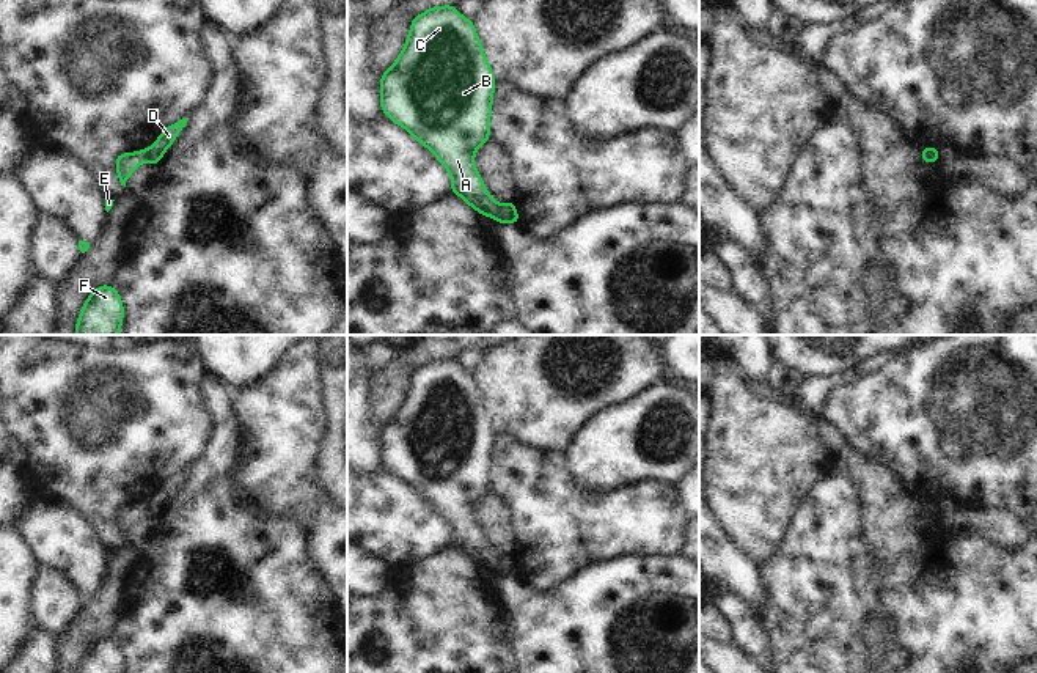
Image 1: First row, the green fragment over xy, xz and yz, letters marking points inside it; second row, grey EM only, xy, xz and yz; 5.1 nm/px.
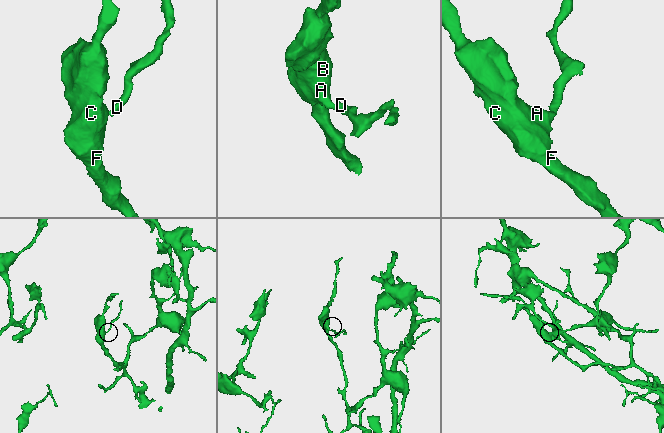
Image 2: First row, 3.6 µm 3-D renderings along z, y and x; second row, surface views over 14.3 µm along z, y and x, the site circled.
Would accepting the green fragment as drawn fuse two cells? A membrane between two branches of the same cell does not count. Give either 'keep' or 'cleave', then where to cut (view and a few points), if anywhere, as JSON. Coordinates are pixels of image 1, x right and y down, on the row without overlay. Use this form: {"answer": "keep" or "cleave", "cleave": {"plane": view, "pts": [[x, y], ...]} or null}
{"answer": "cleave", "cleave": {"plane": "xz", "pts": [[500, 557], [495, 571]]}}

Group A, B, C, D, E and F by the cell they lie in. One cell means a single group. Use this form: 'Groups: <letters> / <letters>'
Groups: A B C E F / D

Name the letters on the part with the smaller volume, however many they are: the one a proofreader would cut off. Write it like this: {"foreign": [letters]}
{"foreign": ["D"]}

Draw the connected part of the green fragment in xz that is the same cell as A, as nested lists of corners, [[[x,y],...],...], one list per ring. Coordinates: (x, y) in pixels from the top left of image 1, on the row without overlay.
[[[454,357],[432,359],[415,368],[399,409],[380,428],[382,464],[435,506],[451,528],[454,547],[497,572],[500,555],[489,547],[475,519],[476,503],[490,492],[495,439],[475,374],[464,370]]]

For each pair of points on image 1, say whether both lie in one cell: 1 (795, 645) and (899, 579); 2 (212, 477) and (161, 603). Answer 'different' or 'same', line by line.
1: same
2: same

